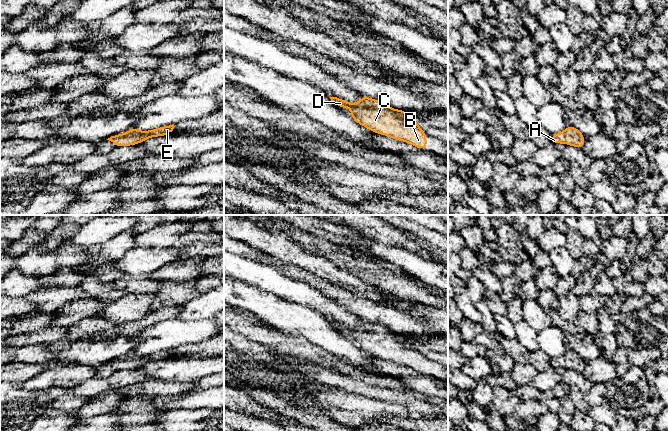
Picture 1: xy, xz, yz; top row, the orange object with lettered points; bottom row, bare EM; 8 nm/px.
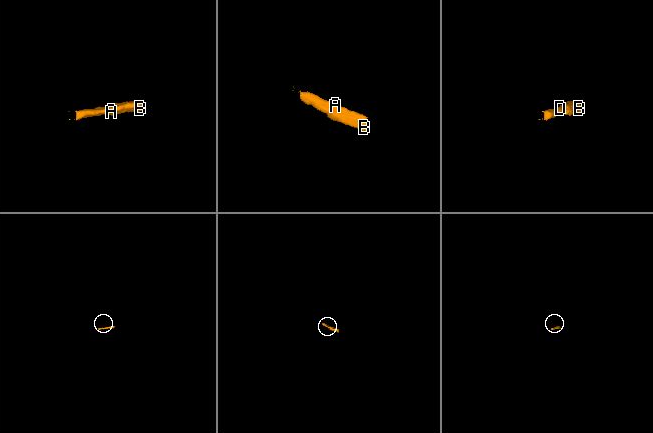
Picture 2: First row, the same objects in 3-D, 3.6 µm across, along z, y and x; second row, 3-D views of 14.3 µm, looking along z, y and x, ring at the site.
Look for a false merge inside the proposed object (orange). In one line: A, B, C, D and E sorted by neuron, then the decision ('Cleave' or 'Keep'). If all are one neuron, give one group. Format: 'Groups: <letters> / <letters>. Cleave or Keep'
Groups: A B C D E. Keep

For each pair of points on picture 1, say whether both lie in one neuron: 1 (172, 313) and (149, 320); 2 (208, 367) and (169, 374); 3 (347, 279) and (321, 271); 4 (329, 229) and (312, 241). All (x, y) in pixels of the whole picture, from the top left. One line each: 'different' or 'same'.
1: same
2: same
3: same
4: different

